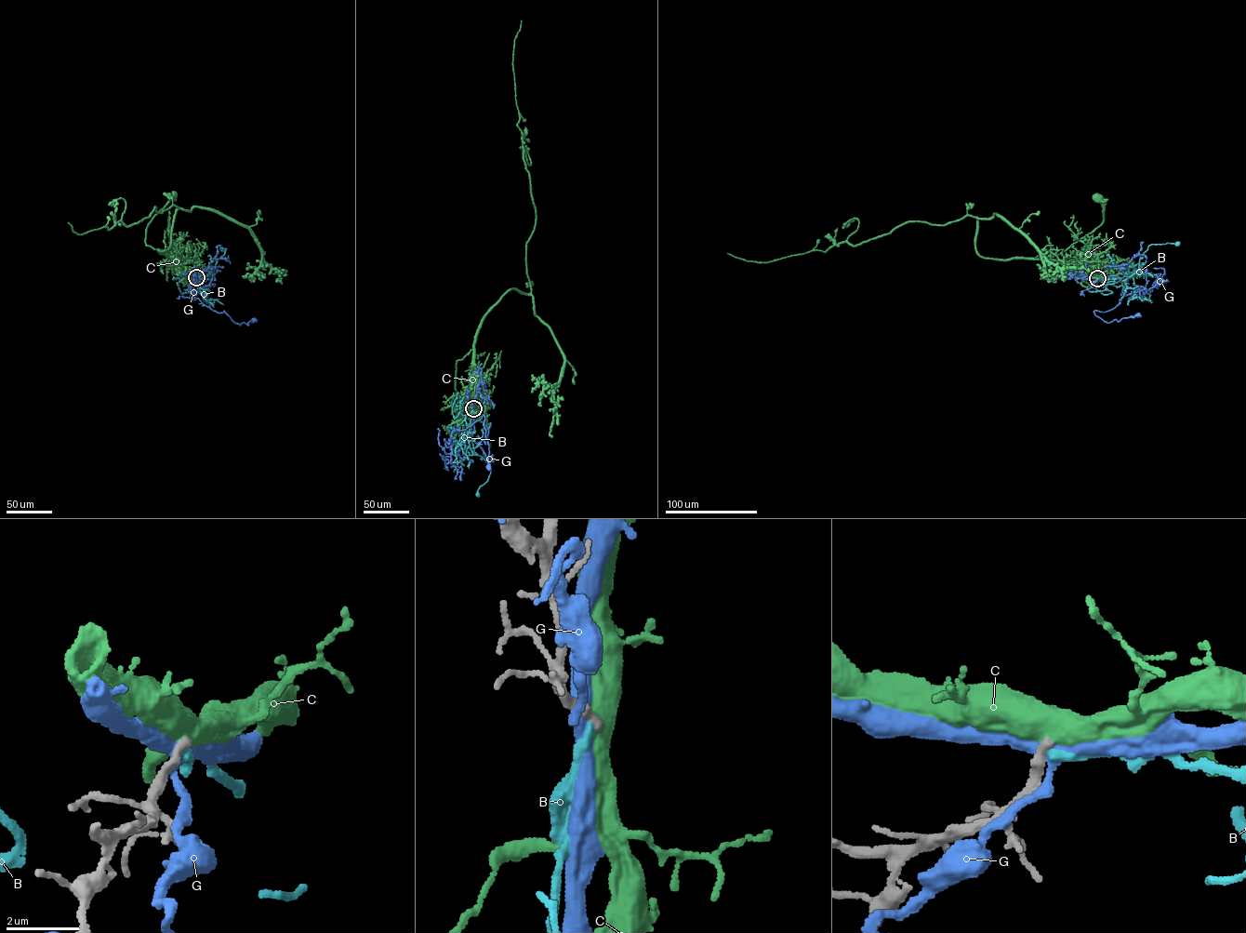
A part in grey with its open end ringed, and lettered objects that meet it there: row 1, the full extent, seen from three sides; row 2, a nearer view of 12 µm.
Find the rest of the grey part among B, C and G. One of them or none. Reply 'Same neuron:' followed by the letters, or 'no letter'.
Same neuron: no letter

